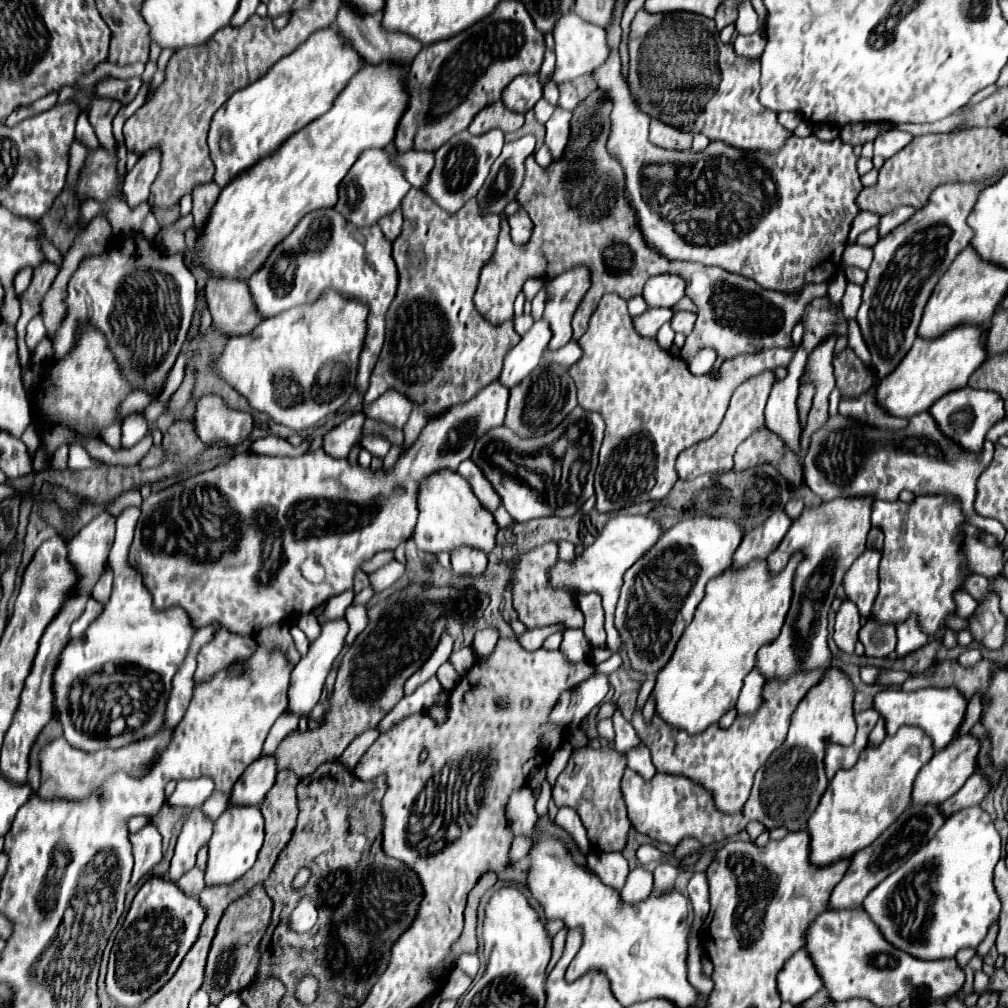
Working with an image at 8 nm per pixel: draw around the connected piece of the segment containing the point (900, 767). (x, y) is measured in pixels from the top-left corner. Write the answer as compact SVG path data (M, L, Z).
M903 727L893 737L887 735L879 745L869 743L853 769L835 773L809 819L811 863L817 867L829 865L871 845L909 807L913 781L933 753L931 739L921 729Z

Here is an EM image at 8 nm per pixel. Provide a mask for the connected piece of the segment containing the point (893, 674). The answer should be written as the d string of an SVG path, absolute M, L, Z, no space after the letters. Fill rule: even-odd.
M885 671L877 679L877 683L883 687L901 686L911 675L904 671Z

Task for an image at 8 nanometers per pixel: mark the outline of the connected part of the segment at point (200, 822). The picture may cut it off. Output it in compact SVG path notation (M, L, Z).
M193 809L187 815L169 867L171 881L177 881L185 871L195 867L197 851L209 843L211 831L213 831L213 821L201 809Z

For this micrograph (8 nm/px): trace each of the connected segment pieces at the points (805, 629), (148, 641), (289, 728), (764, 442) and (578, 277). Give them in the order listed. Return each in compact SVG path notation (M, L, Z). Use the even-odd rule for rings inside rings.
M837 497L821 503L819 507L805 509L799 519L793 521L781 545L767 557L769 569L779 573L795 551L803 549L807 555L795 573L793 603L781 635L773 643L761 647L757 653L757 669L765 679L787 679L799 671L831 665L831 651L827 647L827 613L845 571L865 551L865 539L871 529L873 501L873 497Z
M127 507L117 517L117 533L115 543L109 553L109 565L113 569L113 593L103 607L103 613L87 627L87 633L81 639L75 639L65 645L59 655L59 665L53 673L53 705L59 709L59 723L63 727L63 737L71 747L81 751L95 751L101 747L121 747L131 741L139 741L143 737L155 735L161 729L167 699L171 693L171 679L177 669L183 665L195 629L191 627L191 619L183 609L173 607L169 611L155 611L149 591L141 581L141 573L127 563L127 553L133 541L133 531L139 519L139 507ZM107 663L113 665L137 665L145 671L145 693L141 693L141 701L147 705L141 707L143 721L135 729L127 729L123 737L109 737L105 731L97 729L97 723L91 723L91 709L81 705L83 689L93 675L99 673ZM159 673L159 675L157 675ZM79 679L79 681L77 681ZM161 685L163 689L161 689Z
M285 711L285 713L275 721L275 725L271 727L269 737L267 737L267 741L265 741L265 747L263 747L263 753L265 753L265 755L273 755L275 749L277 749L277 745L279 745L289 733L297 731L297 725L299 725L299 715Z
M759 429L739 445L735 453L735 469L743 471L765 461L775 465L791 485L797 487L803 481L801 459L785 445L779 435L773 435L769 429Z
M573 267L571 271L547 283L547 301L543 319L549 321L553 331L553 339L549 343L551 351L557 351L571 341L573 313L590 286L591 275L587 267Z

